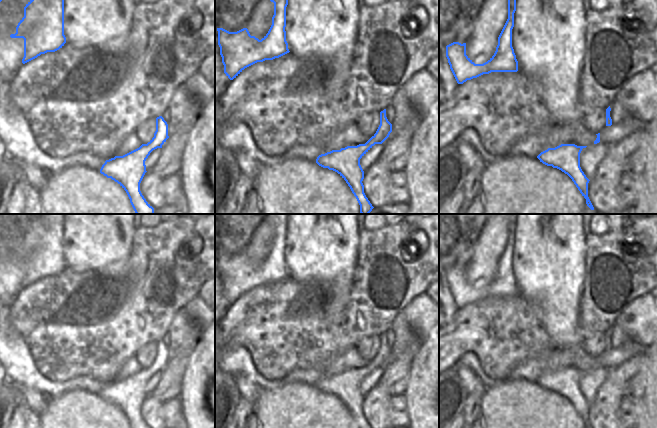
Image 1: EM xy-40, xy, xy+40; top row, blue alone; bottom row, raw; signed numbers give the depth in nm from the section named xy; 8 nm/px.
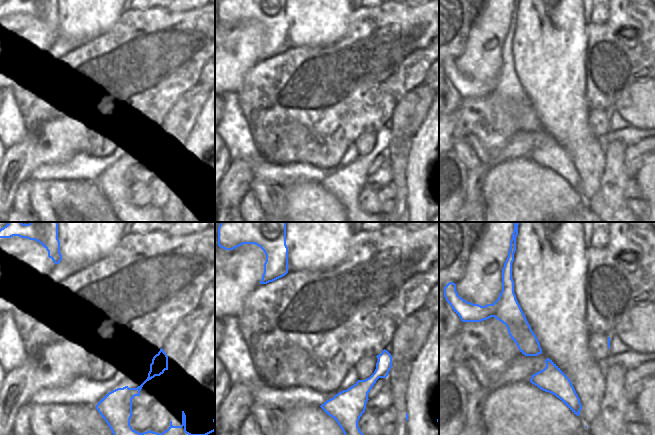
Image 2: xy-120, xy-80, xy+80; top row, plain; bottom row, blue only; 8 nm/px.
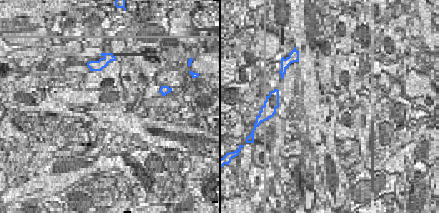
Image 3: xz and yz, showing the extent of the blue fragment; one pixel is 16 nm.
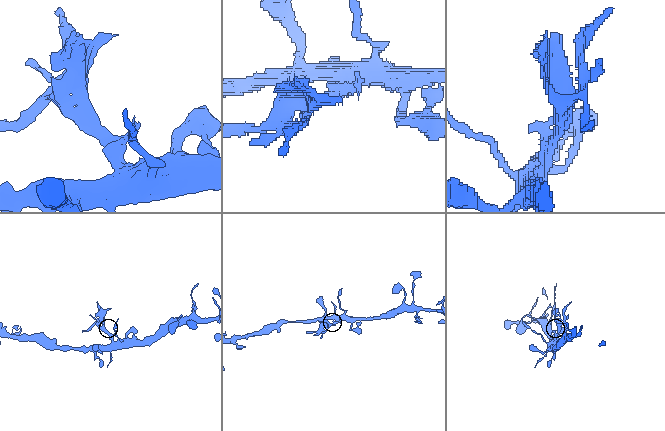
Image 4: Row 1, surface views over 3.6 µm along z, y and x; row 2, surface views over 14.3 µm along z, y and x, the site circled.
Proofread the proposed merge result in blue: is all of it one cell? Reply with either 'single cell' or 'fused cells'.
fused cells

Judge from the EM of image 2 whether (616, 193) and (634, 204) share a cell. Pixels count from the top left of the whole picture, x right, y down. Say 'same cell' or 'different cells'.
different cells

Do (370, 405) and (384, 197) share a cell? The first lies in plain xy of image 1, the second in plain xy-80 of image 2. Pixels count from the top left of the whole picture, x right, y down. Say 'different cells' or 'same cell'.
different cells

